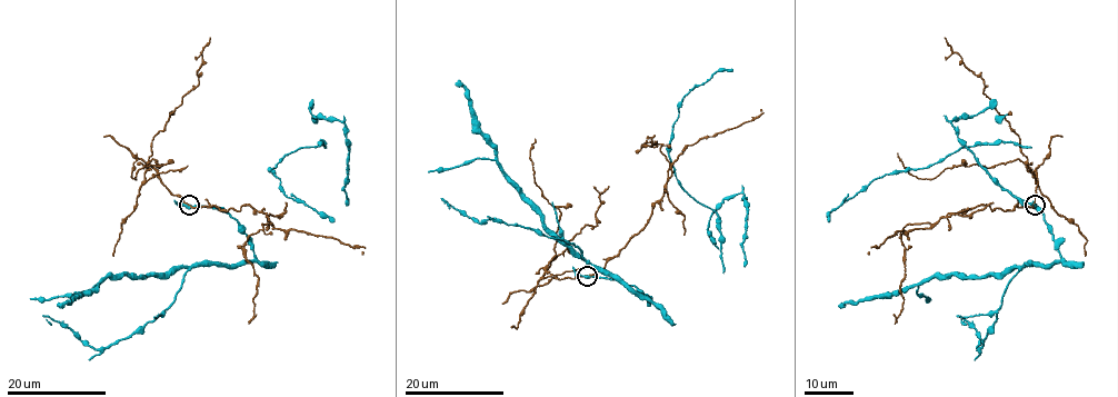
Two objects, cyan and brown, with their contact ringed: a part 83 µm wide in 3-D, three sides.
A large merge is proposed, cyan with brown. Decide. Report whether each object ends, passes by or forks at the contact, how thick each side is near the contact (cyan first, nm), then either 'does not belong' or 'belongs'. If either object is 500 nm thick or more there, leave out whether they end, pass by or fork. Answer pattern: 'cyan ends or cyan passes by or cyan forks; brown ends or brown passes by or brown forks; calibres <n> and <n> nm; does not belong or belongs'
cyan passes by; brown passes by; calibres 480 and 200 nm; does not belong

